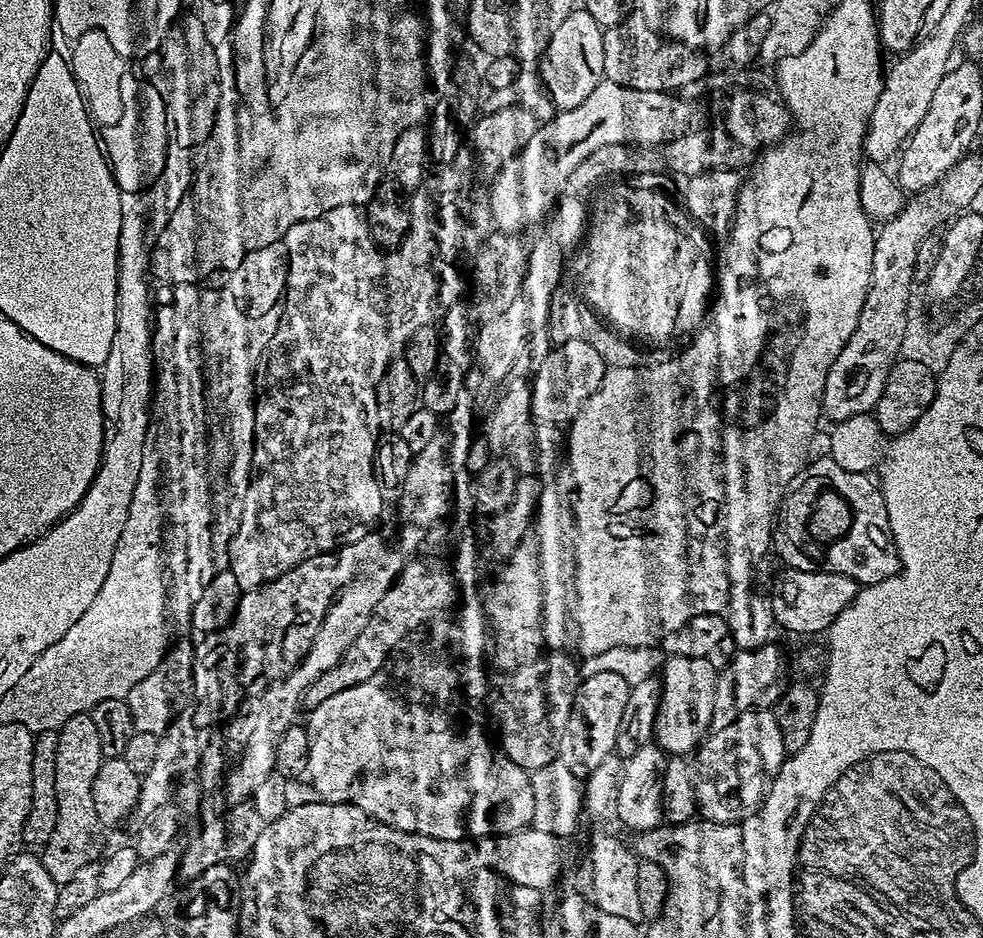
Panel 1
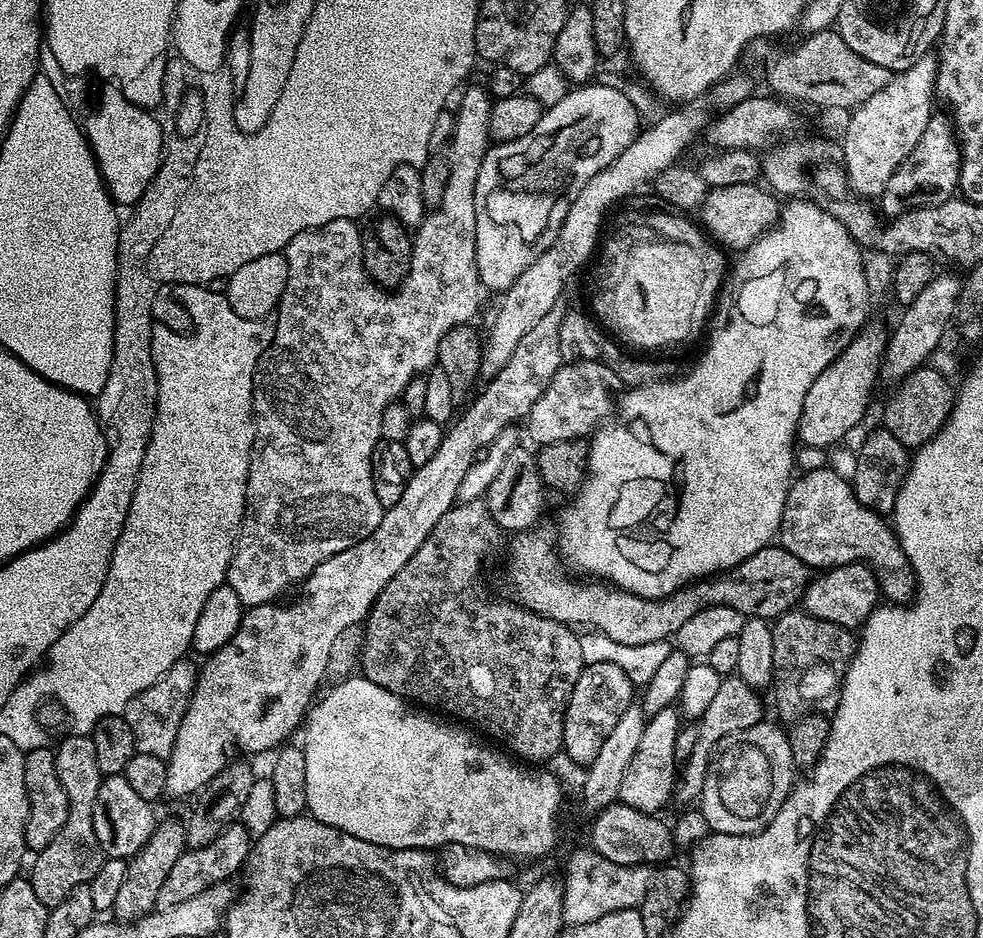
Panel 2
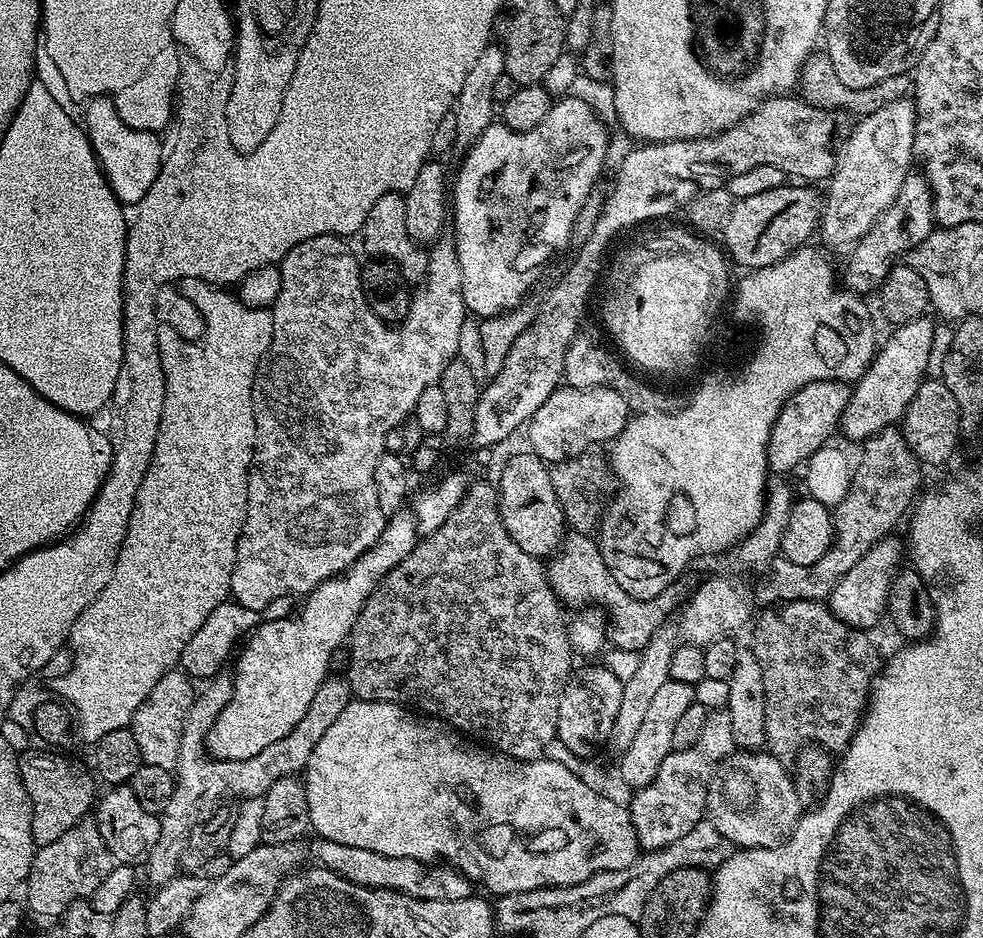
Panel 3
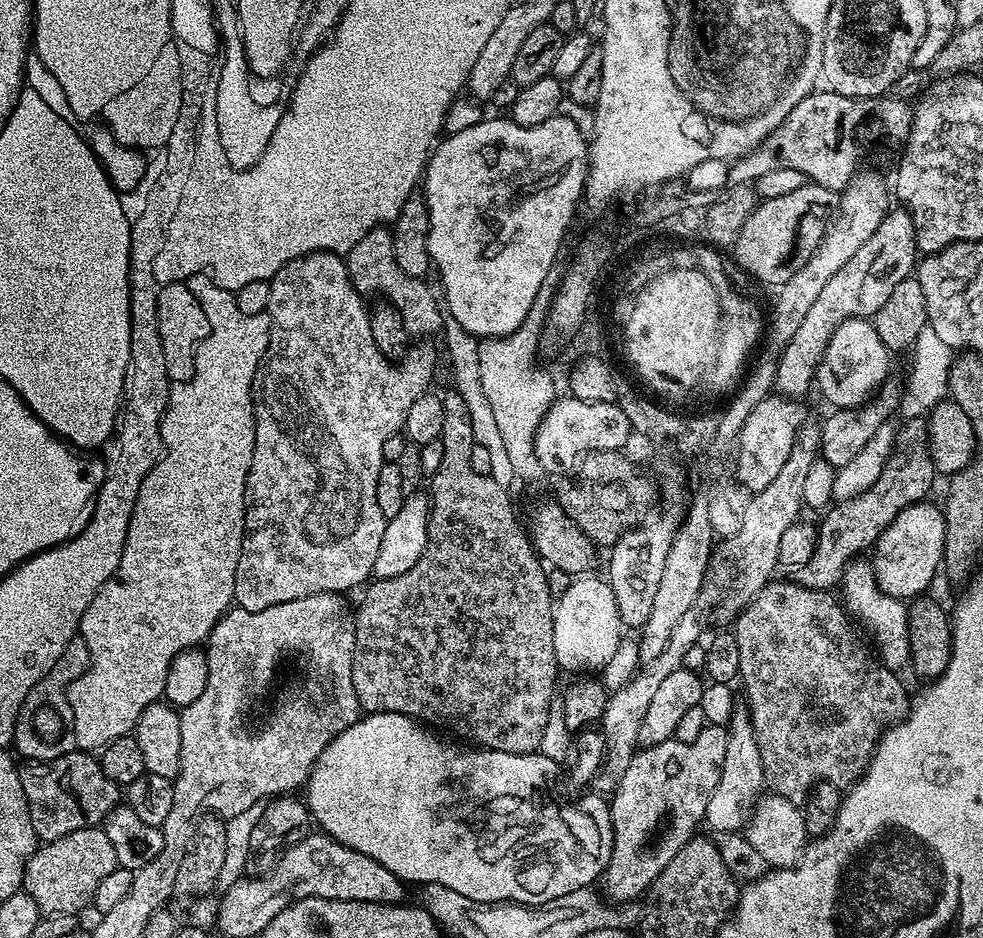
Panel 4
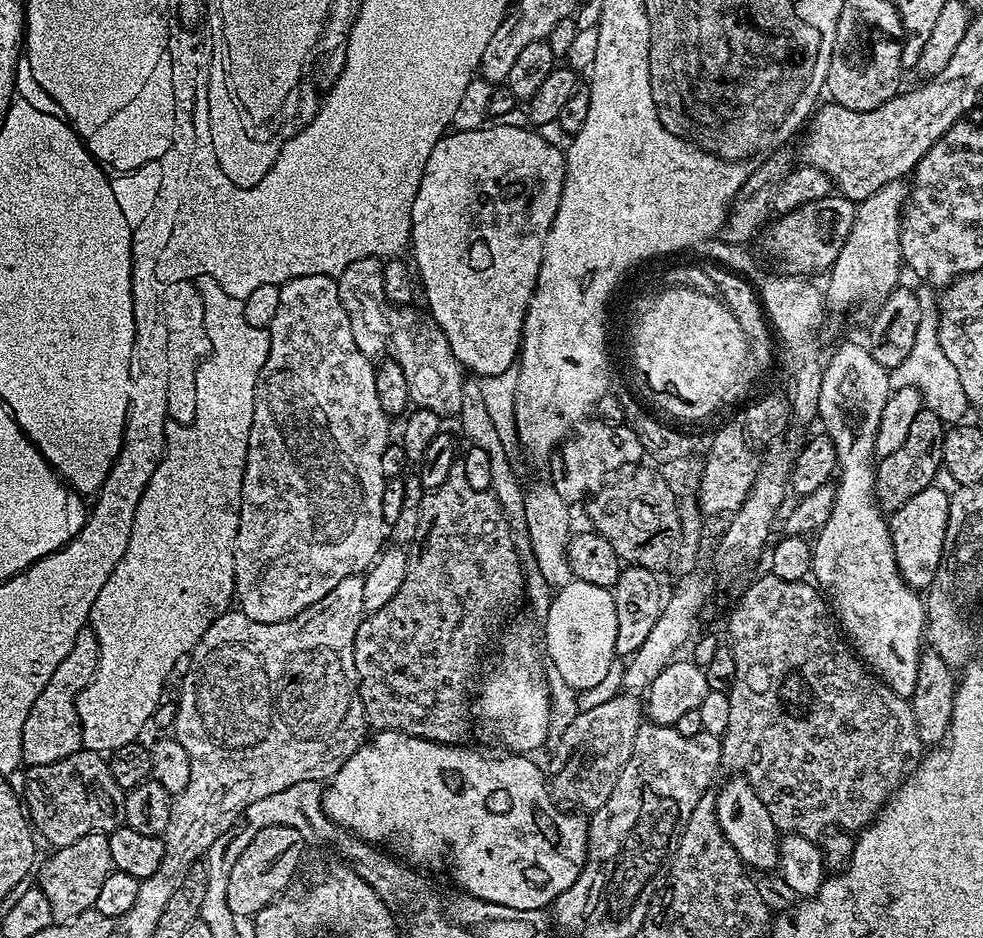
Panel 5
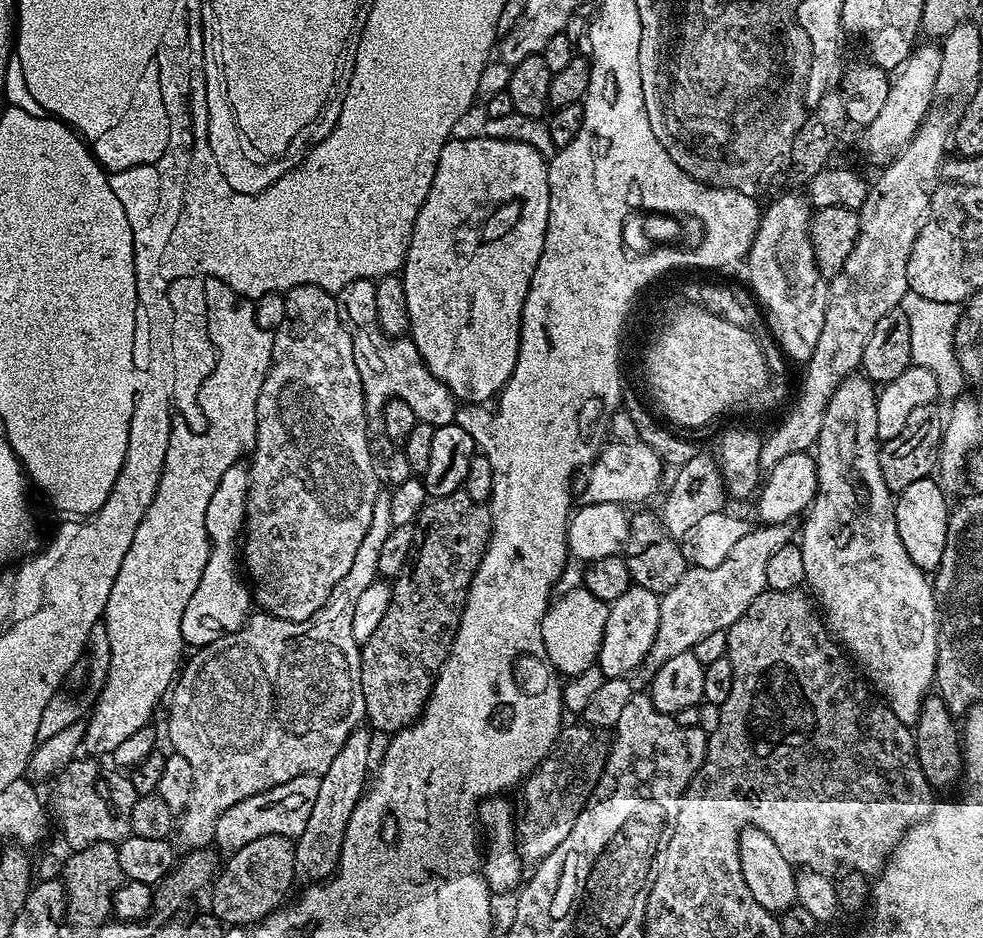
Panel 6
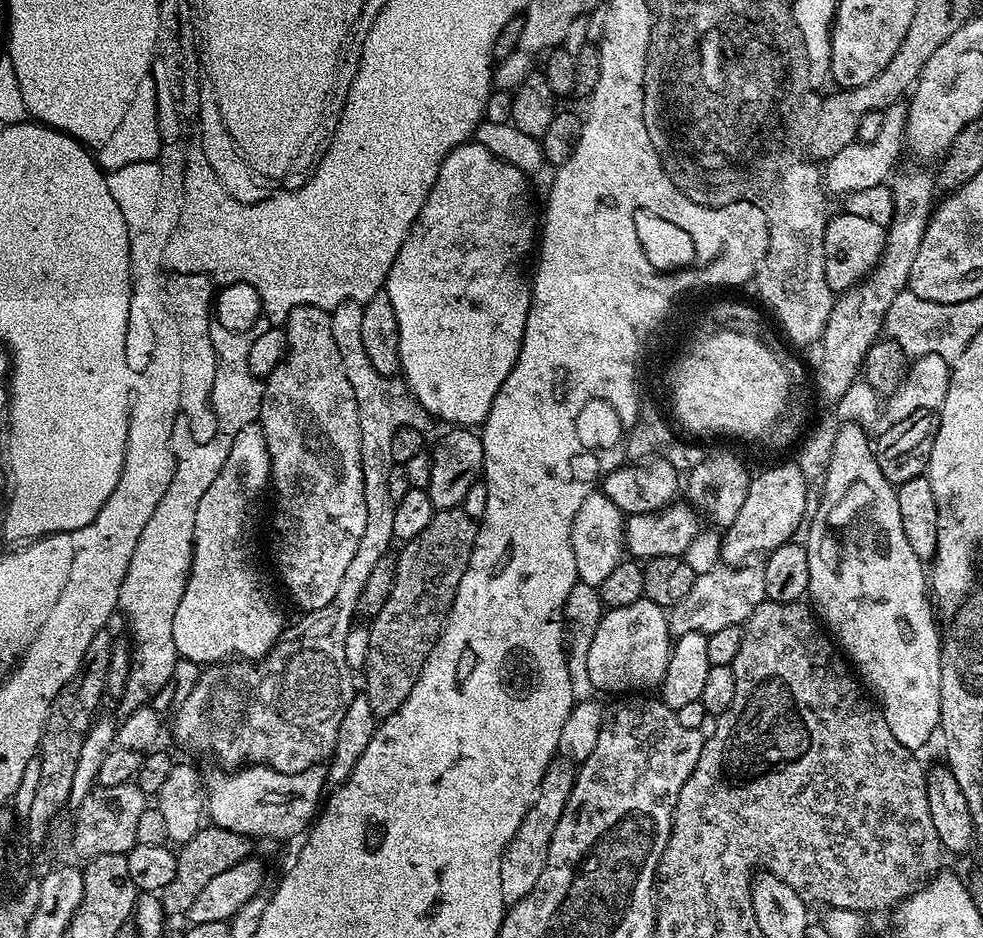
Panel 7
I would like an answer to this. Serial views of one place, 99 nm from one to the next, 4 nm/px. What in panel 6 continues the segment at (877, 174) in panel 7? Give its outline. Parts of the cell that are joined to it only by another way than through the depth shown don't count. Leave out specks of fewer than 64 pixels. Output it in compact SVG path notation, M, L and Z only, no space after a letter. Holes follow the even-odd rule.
M924 42L915 47L912 53L904 59L903 64L895 69L891 77L889 94L883 109L879 111L874 122L863 129L864 148L867 154L881 162L889 161L897 153L903 151L911 139L914 138L927 111L930 110L932 95L935 90L935 82L938 70L941 69L942 54L941 45L936 42ZM921 47L921 48L920 48ZM896 76L896 77L895 77Z

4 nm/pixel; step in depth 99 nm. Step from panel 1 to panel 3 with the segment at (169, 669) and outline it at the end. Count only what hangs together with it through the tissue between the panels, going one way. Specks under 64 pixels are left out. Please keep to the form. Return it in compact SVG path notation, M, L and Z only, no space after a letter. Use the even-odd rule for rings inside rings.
M181 670L167 672L150 690L150 694L138 706L131 722L134 739L138 741L138 754L142 754L145 764L162 766L162 770L172 772L178 762L178 750L182 746L182 730L186 722L186 714L198 695L194 680Z

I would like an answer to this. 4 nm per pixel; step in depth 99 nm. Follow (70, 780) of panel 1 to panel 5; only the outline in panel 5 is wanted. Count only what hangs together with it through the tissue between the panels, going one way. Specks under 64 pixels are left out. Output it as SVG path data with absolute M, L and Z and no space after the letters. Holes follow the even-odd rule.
M102 832L86 834L78 838L78 842L70 842L70 846L62 846L51 854L53 856L44 865L39 865L38 886L50 901L53 921L78 918L82 910L90 910L96 906L102 882L106 882L108 875L114 871L108 837Z

